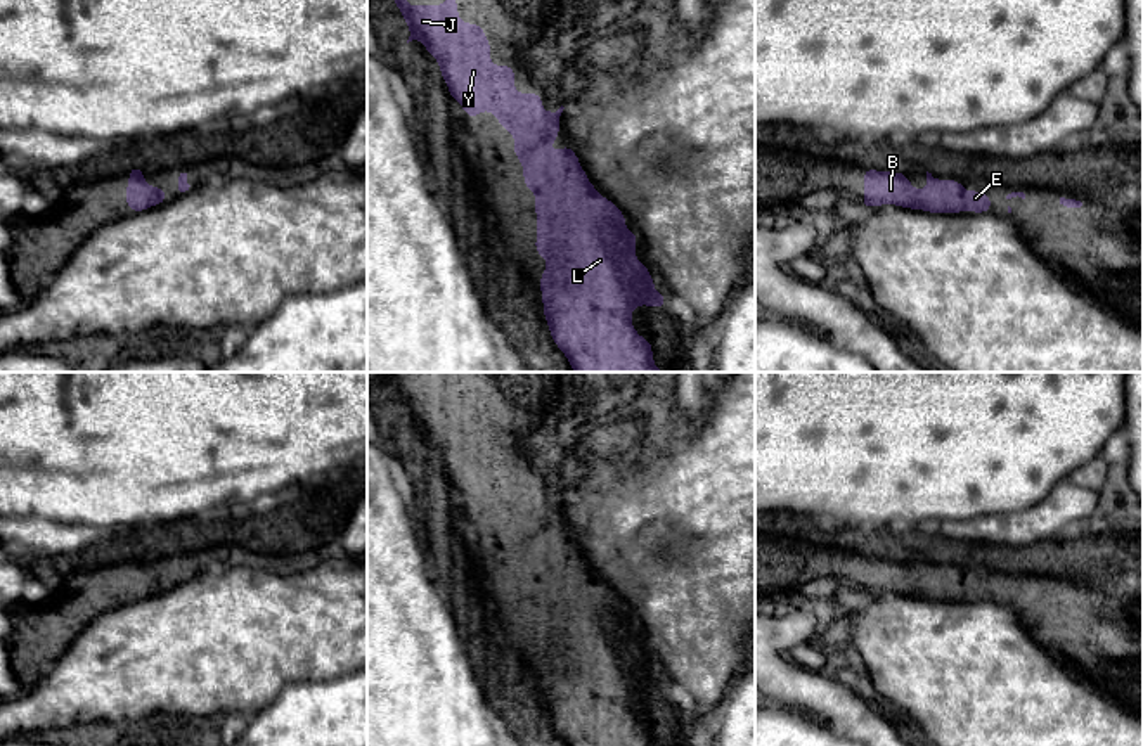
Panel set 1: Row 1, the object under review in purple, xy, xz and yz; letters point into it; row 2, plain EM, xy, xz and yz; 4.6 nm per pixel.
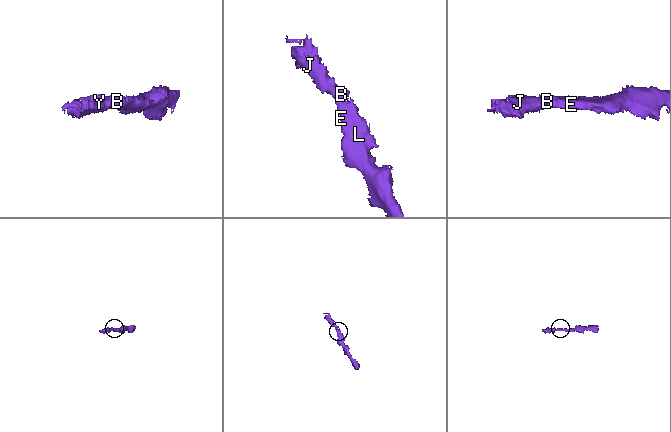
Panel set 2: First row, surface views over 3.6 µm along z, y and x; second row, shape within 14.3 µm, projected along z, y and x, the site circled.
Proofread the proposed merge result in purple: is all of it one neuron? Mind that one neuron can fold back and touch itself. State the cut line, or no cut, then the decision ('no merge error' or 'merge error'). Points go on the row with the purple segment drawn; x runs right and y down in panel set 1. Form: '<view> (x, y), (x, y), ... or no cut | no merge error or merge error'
no cut | no merge error

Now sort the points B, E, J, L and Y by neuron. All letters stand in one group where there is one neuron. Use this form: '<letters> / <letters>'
B E J L Y

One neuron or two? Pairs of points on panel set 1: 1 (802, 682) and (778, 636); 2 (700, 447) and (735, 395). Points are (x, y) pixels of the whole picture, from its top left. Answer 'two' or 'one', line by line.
1: one
2: one

